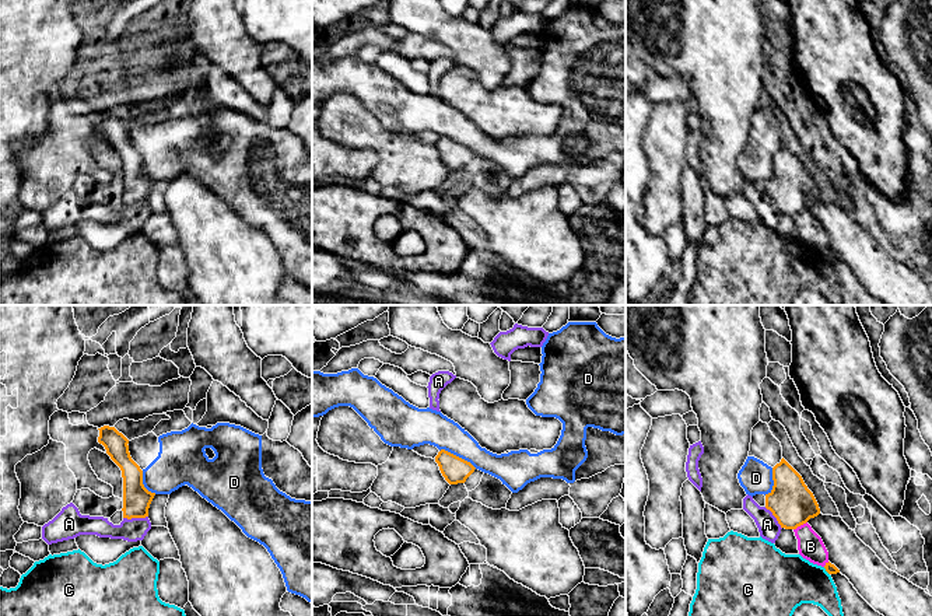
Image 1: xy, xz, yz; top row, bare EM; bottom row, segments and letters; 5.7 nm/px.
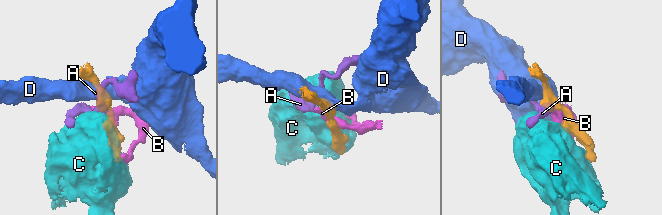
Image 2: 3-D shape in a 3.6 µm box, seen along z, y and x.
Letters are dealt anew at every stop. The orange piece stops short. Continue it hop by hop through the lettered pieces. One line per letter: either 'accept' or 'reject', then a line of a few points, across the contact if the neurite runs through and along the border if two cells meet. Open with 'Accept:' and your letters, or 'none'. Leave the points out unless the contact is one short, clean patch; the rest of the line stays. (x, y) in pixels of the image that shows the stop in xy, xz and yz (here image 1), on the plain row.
Accept: none
A: reject | xy (147, 202), (123, 205)
B: reject | yz (806, 207), (794, 216)
C: reject
D: reject | xz (440, 136), (447, 136), (469, 147), (476, 154)

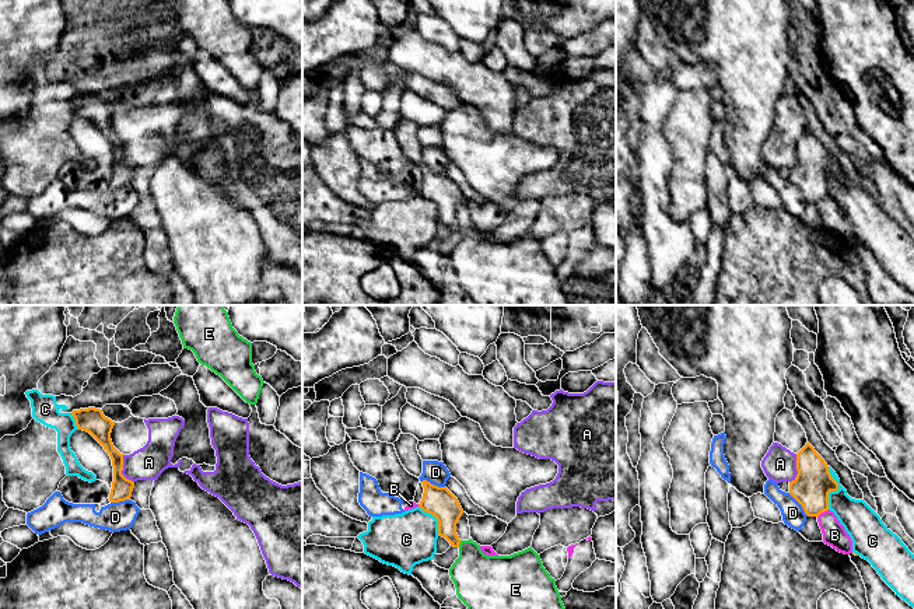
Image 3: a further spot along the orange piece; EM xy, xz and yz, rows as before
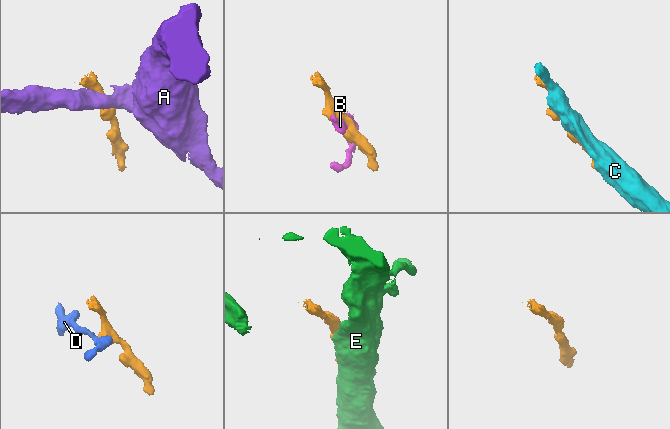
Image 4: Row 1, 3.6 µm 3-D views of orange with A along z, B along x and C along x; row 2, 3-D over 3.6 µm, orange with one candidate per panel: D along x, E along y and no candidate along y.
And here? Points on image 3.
Accept: none
A: reject | xy (122, 142), (122, 160), (133, 168)
B: reject | yz (827, 195), (818, 203)
C: reject
D: reject | xz (422, 167), (444, 174)
E: reject | xz (461, 227), (458, 233)

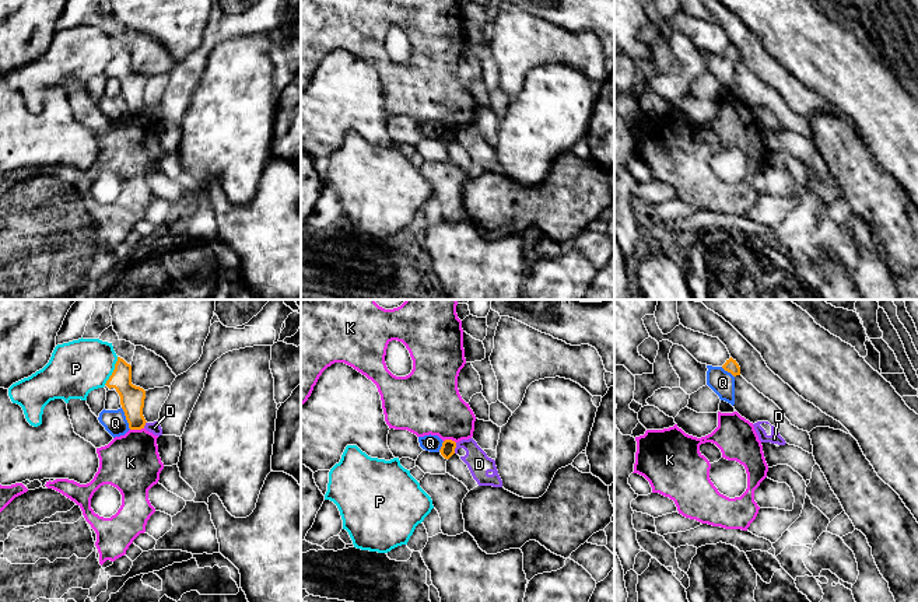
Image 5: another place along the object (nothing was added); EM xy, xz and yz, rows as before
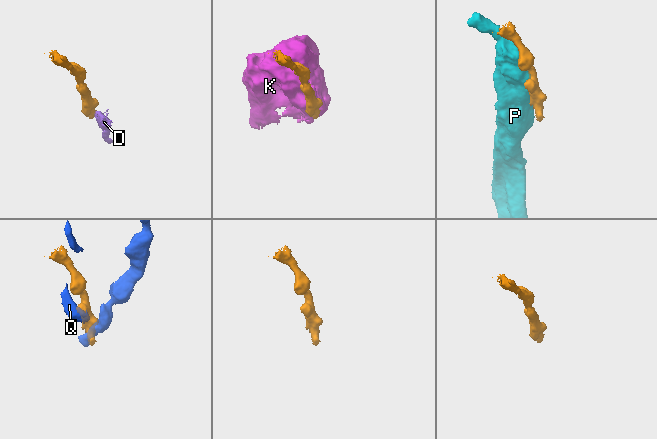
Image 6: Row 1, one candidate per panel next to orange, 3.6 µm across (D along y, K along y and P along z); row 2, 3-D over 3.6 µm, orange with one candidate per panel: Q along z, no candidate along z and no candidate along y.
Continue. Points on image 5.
Accept: none
D: reject | xz (456, 129), (454, 139)
K: reject
P: reject
Q: reject | xy (121, 94), (130, 115)

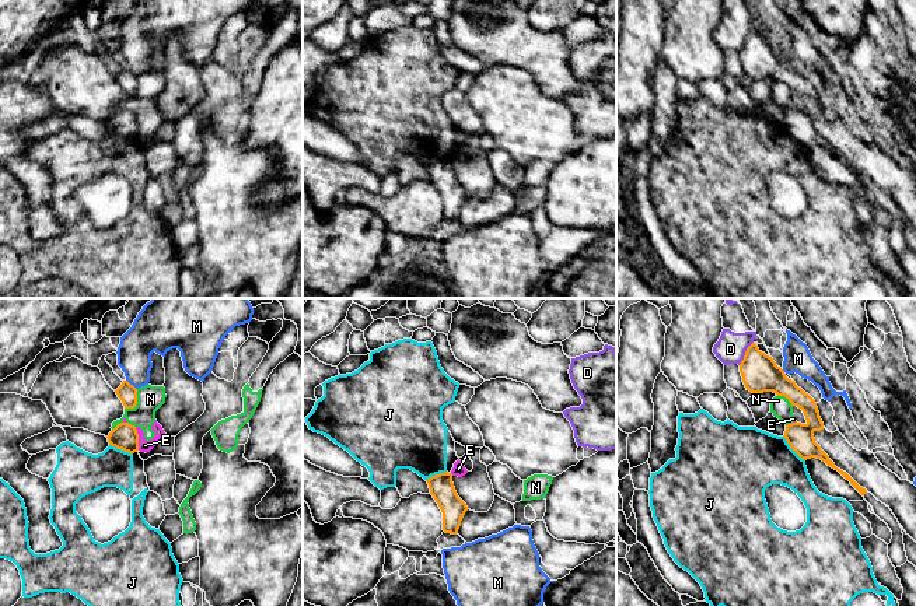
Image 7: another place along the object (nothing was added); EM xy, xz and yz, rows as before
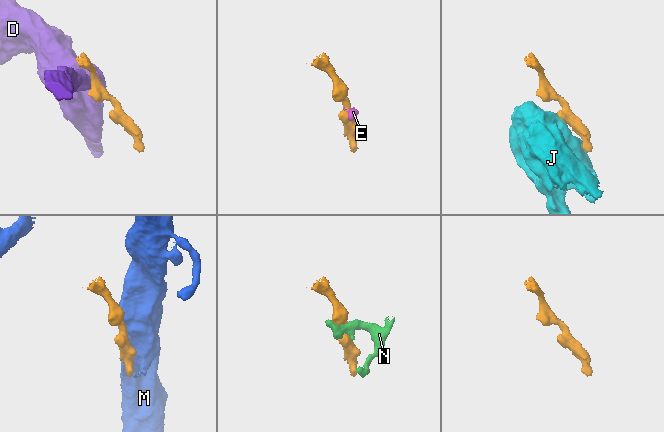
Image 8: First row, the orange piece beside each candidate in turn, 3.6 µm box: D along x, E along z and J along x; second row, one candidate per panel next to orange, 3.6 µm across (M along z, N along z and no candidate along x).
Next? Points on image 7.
Accept: none
D: reject | yz (752, 28), (738, 51)
E: reject | xy (135, 114), (139, 136)
J: reject
M: reject | xy (126, 66), (136, 76)
N: reject | xy (137, 76), (137, 90), (133, 94), (125, 95)

